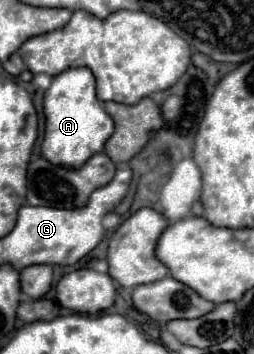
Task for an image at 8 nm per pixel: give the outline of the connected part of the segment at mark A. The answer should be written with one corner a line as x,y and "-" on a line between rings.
71,68
53,78
45,92
45,136
41,152
51,164
81,168
95,152
103,152
103,144
111,138
113,120
105,112
103,102
95,96
95,78
89,68

